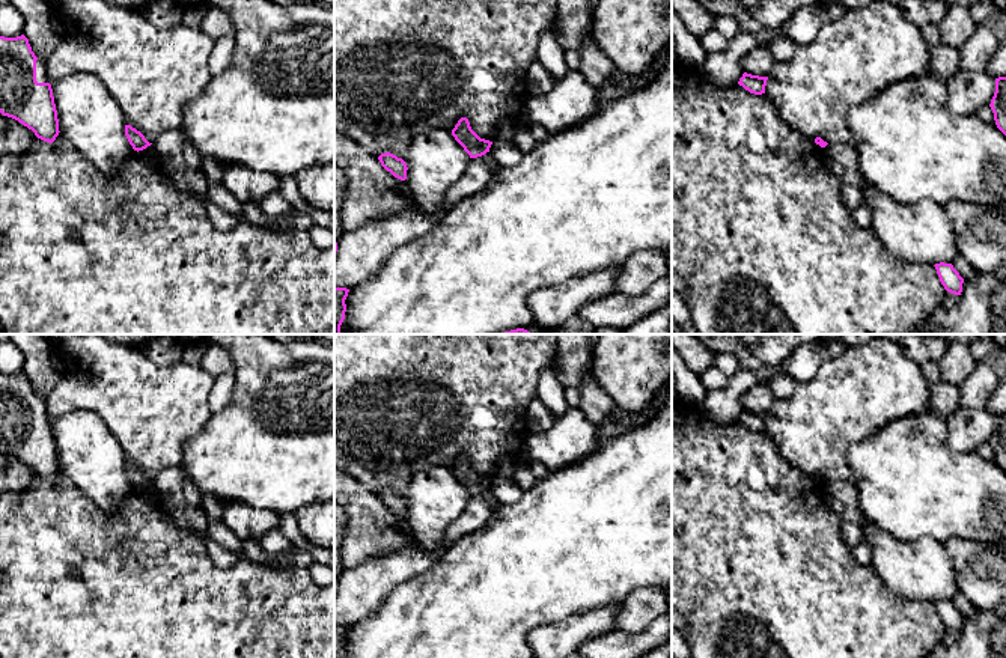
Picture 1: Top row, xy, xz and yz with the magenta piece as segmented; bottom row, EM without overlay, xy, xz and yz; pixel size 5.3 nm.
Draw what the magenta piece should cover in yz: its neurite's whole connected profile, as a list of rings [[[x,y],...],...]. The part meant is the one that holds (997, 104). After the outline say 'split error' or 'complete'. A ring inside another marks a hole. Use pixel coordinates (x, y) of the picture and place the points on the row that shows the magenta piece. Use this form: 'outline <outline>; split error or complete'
outline [[[1006,77],[995,78],[995,92],[989,107],[997,128],[1006,136]]]; complete

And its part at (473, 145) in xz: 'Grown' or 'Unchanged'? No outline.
Unchanged

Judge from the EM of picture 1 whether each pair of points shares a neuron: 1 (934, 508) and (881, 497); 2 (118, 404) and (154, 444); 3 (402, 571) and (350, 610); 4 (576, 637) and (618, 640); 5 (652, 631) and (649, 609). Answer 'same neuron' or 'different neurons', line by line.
1: same neuron
2: same neuron
3: same neuron
4: different neurons
5: different neurons

